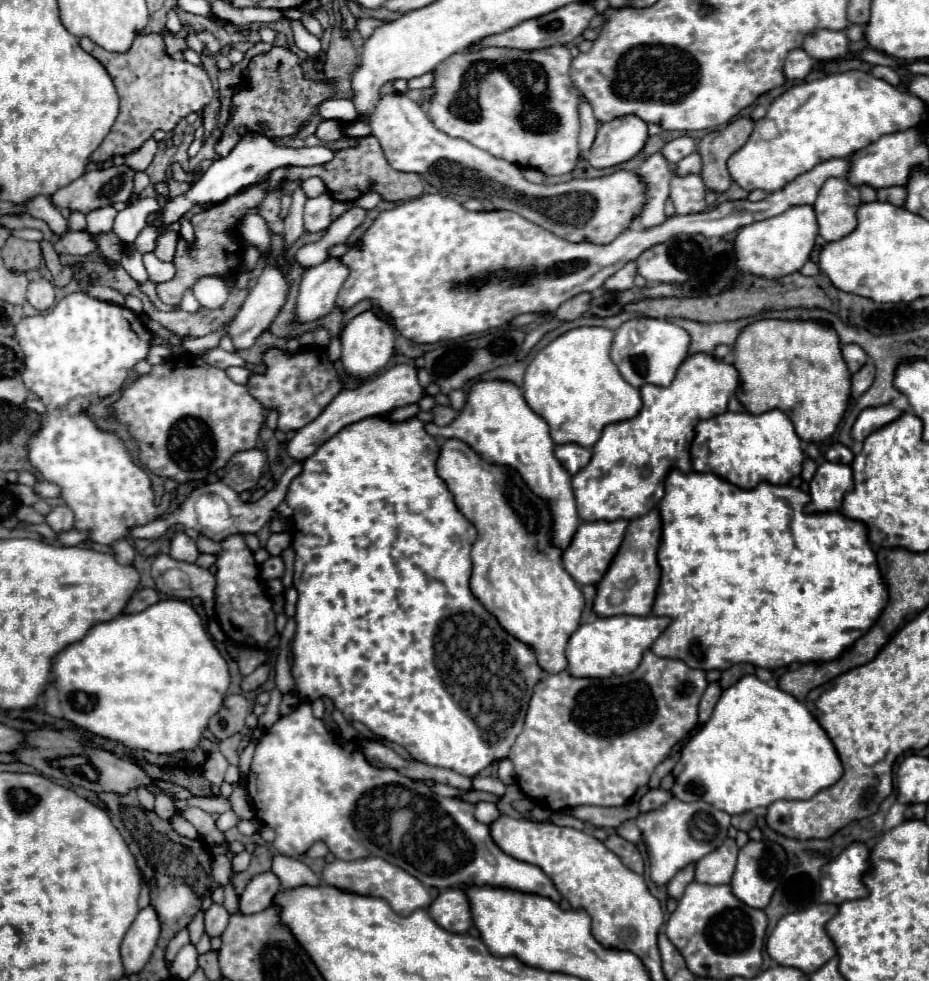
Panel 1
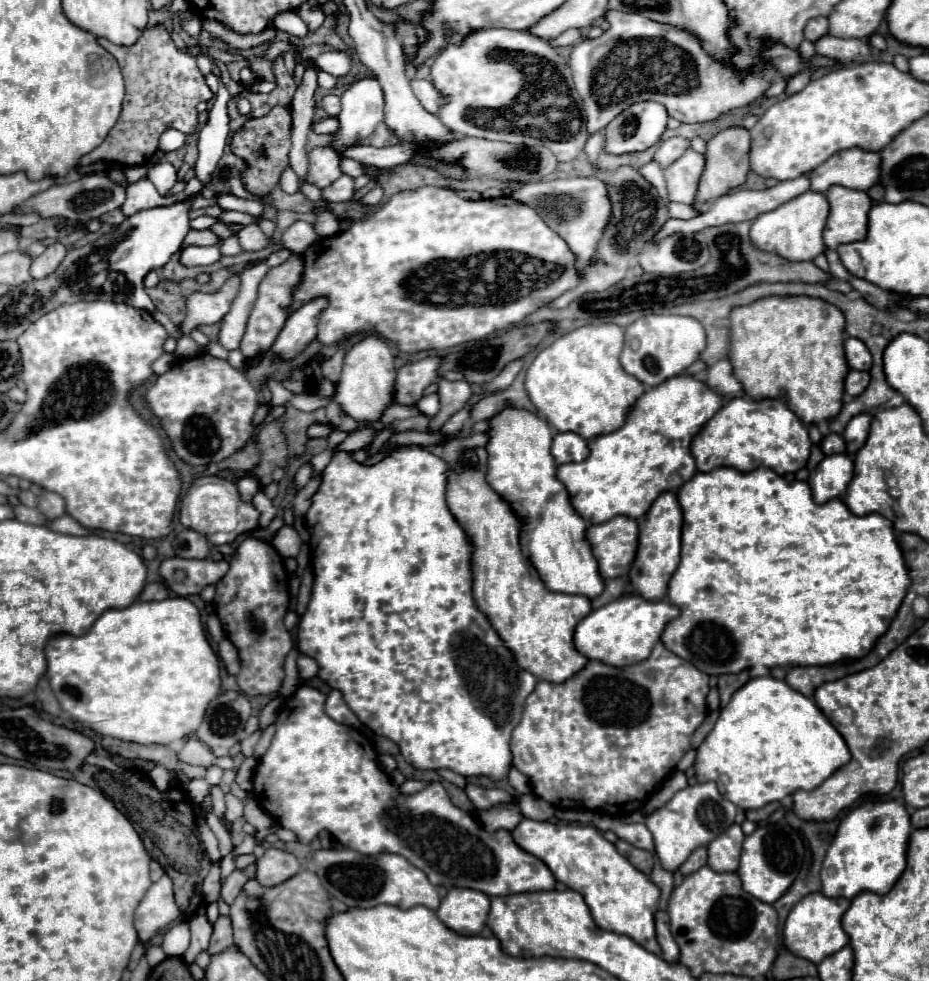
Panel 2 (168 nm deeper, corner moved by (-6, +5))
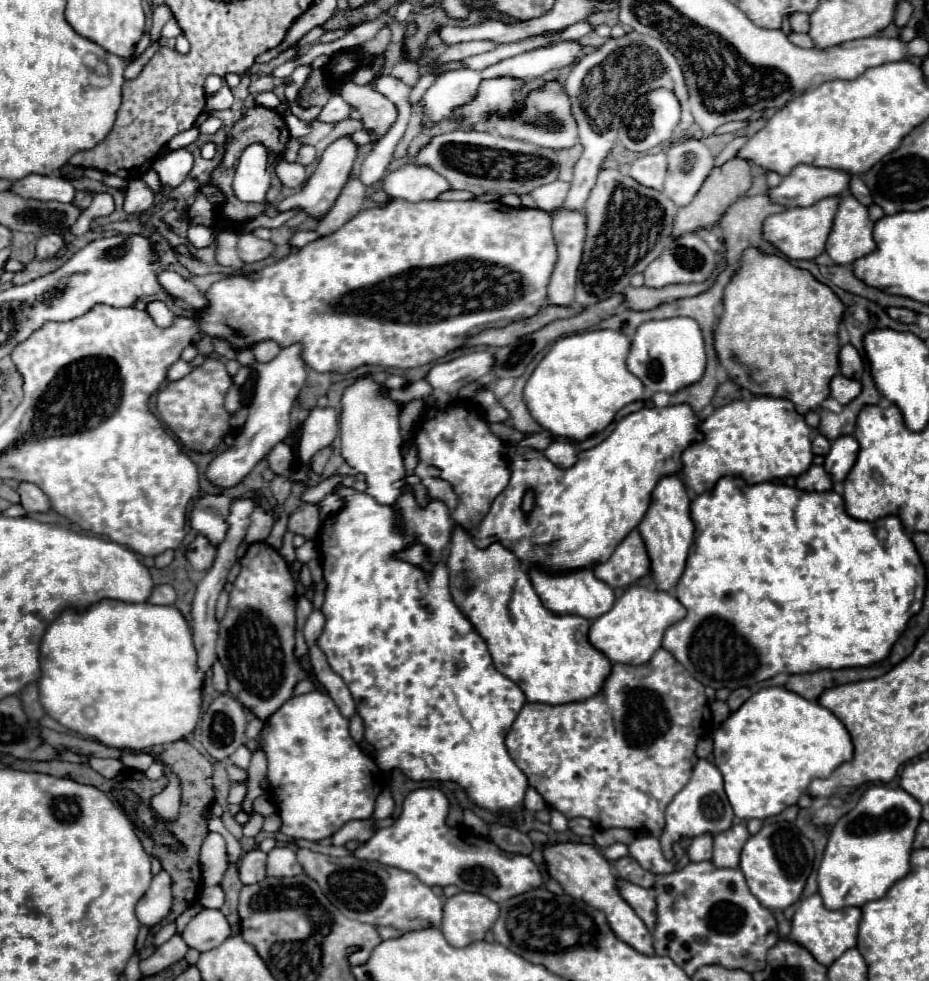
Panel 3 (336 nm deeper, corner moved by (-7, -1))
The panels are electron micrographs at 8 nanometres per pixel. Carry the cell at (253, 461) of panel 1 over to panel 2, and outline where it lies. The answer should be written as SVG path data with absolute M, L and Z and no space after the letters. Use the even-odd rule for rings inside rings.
M242 477L238 481L238 491L240 491L240 495L242 495L244 501L252 501L254 493L258 491L258 481L254 477Z

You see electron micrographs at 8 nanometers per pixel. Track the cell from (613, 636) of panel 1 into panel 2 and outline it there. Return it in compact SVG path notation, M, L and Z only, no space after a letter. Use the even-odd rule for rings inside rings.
M624 595L600 609L594 609L578 623L574 631L574 647L590 661L600 661L614 667L630 667L650 655L652 647L660 641L666 623L678 615L680 609L668 601L646 601L638 595Z

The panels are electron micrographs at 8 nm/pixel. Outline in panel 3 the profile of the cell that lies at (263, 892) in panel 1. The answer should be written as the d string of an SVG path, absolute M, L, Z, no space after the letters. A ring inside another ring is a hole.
M279 845L275 849L277 851L271 851L267 855L267 877L295 877L303 873L295 857L295 851L291 851L291 847Z

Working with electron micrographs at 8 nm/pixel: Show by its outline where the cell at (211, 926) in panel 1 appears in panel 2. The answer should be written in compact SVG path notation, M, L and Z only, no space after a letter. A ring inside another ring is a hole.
M254 865L250 867L250 869L246 869L246 873L242 873L242 871L234 871L224 883L222 883L222 893L220 893L220 897L228 903L228 905L232 905L232 901L236 899L236 895L240 893L240 889L242 889L242 885L246 883L246 877L254 877Z

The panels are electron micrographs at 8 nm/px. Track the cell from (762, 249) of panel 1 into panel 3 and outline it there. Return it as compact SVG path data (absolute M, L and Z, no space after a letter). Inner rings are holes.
M825 197L811 207L791 207L783 213L767 217L763 225L763 235L767 241L777 245L789 259L815 259L825 251L827 237L833 227L833 219L841 197Z

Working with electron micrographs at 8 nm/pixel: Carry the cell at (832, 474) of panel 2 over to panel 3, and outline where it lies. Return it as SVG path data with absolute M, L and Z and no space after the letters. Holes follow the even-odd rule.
M811 465L805 473L797 477L797 487L803 491L829 491L833 487L831 477L821 465Z

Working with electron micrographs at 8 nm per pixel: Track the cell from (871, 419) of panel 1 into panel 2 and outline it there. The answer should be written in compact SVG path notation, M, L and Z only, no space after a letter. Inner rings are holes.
M860 413L858 417L852 417L852 421L848 423L846 431L844 431L844 441L848 445L848 453L856 453L864 443L866 443L866 435L870 431L870 421L872 421L872 415L868 413Z

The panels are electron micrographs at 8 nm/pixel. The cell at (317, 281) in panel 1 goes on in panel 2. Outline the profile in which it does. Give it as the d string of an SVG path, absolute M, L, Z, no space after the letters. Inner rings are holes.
M314 297L300 309L292 311L286 319L284 329L272 345L272 351L284 359L292 359L296 353L308 347L318 333L318 317L328 307L326 297Z

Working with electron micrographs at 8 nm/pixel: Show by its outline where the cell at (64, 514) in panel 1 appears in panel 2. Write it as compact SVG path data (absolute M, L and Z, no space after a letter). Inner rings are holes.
M46 491L46 493L40 495L38 509L40 509L50 521L54 521L54 519L58 519L58 517L62 517L62 515L66 513L66 503L64 503L64 499L58 497L56 493Z

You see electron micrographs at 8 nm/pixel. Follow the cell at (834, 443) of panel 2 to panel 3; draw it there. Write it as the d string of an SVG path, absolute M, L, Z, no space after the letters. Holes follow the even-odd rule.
M815 435L813 437L813 453L815 455L827 455L827 451L831 449L831 441L827 439L827 437L823 437L823 435Z

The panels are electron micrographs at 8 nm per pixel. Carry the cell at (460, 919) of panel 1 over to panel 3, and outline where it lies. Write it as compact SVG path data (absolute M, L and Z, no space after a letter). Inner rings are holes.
M457 893L445 899L441 933L453 947L483 941L499 917L499 905L481 893Z

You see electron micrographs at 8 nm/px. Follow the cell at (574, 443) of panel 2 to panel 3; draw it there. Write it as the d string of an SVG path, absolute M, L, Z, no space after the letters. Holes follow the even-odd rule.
M561 441L551 443L543 453L557 467L571 467L575 463L575 459L577 459L577 451L569 443L561 443Z

